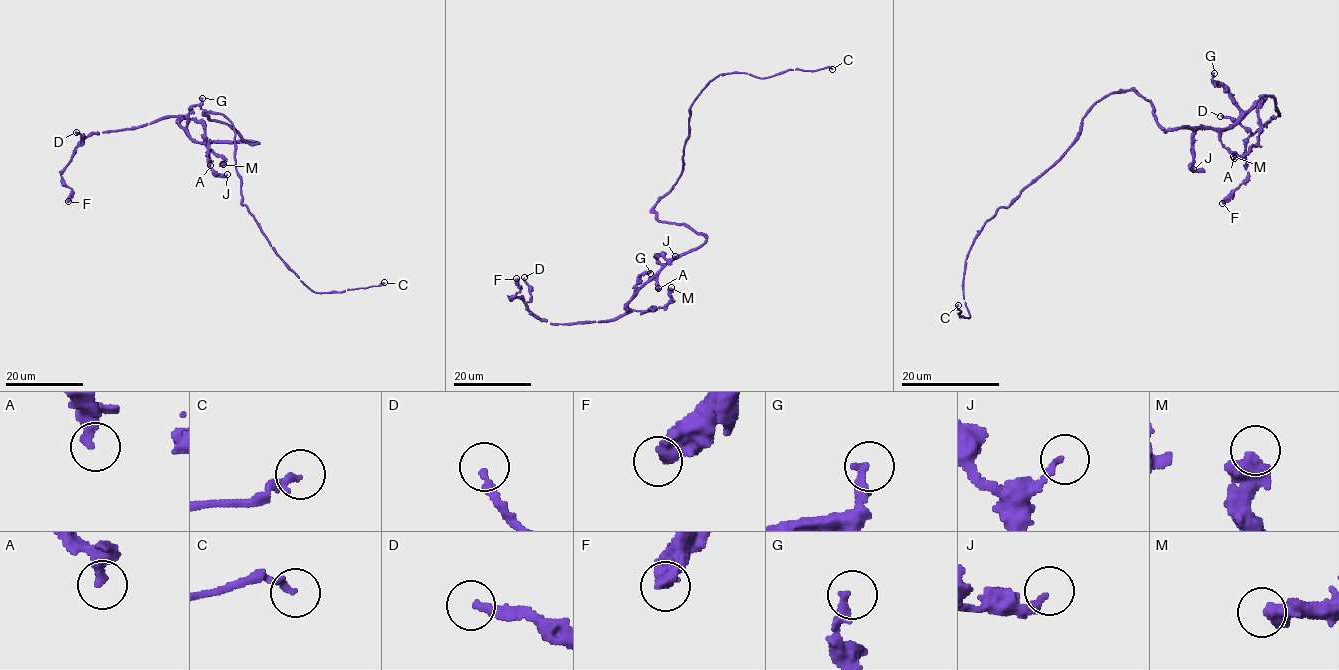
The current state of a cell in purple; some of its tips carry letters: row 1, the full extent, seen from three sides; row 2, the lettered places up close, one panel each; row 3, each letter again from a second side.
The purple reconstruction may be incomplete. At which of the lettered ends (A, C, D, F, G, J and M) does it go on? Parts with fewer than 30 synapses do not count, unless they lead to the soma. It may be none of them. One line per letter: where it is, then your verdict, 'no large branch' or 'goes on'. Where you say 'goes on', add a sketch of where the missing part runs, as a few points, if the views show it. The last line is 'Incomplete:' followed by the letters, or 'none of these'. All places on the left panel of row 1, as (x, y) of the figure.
A: place (210, 165); no large branch
C: place (384, 282); no large branch
D: place (76, 132); no large branch
F: place (68, 201); no large branch
G: place (202, 98); goes on; course (202, 98), (221, 93), (227, 95)
J: place (227, 174); no large branch
M: place (223, 164); no large branch
Incomplete: G

